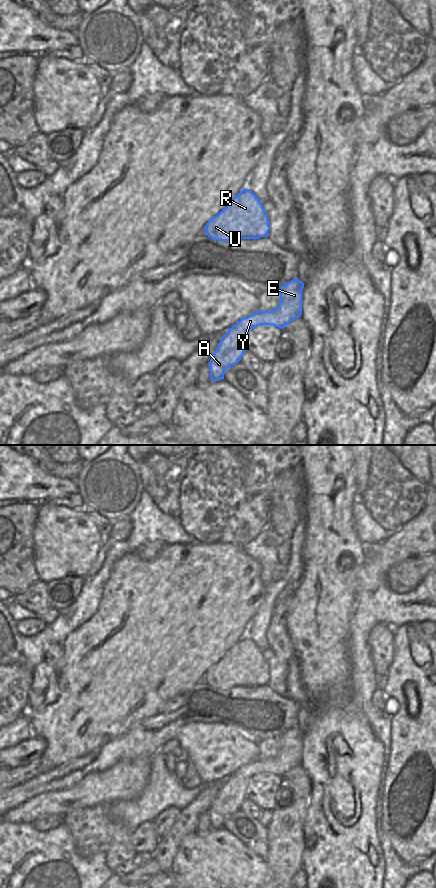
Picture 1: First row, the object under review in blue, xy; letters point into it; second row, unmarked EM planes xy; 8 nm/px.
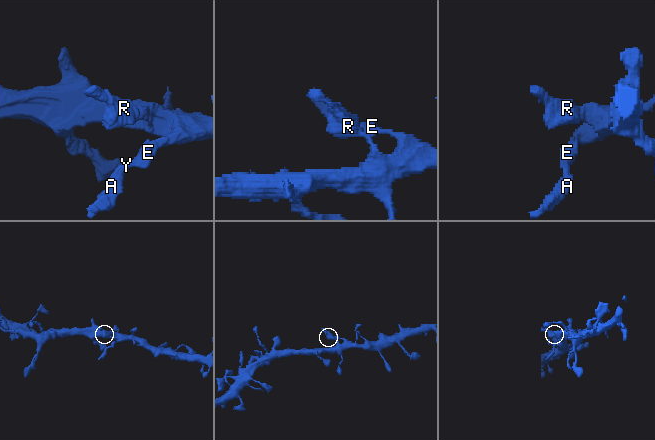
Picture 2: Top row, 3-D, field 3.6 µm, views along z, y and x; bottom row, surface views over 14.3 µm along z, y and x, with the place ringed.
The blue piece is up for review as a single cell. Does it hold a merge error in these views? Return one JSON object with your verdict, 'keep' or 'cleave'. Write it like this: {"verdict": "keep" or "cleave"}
{"verdict": "cleave"}

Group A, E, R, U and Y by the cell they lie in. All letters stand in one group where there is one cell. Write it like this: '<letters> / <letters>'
A / E R U Y

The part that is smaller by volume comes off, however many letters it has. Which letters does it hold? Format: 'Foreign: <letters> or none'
Foreign: A

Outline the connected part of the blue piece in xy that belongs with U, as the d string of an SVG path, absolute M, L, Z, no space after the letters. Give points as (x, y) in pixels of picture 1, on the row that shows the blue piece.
M243 189L204 226L206 235L217 241L268 237L268 216L260 200Z

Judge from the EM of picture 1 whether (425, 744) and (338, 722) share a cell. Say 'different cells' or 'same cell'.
different cells

